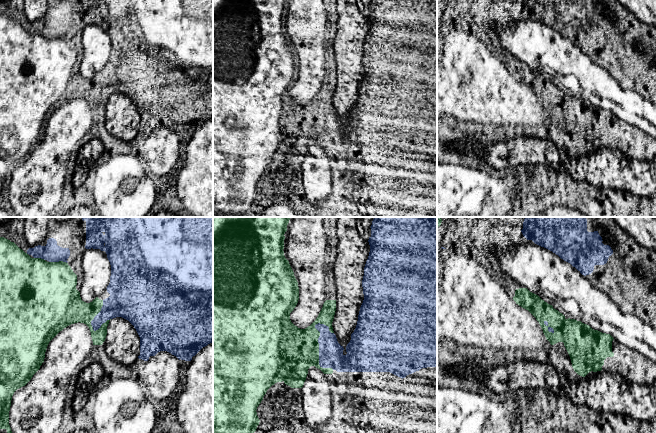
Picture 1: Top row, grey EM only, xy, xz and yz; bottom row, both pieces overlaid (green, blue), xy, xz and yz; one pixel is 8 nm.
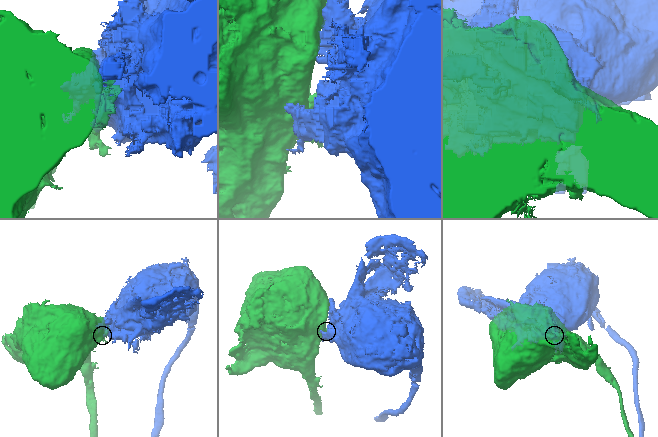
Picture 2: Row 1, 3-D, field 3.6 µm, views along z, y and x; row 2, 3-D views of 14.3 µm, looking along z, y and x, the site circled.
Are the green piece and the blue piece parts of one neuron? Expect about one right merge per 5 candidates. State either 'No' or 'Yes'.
No

